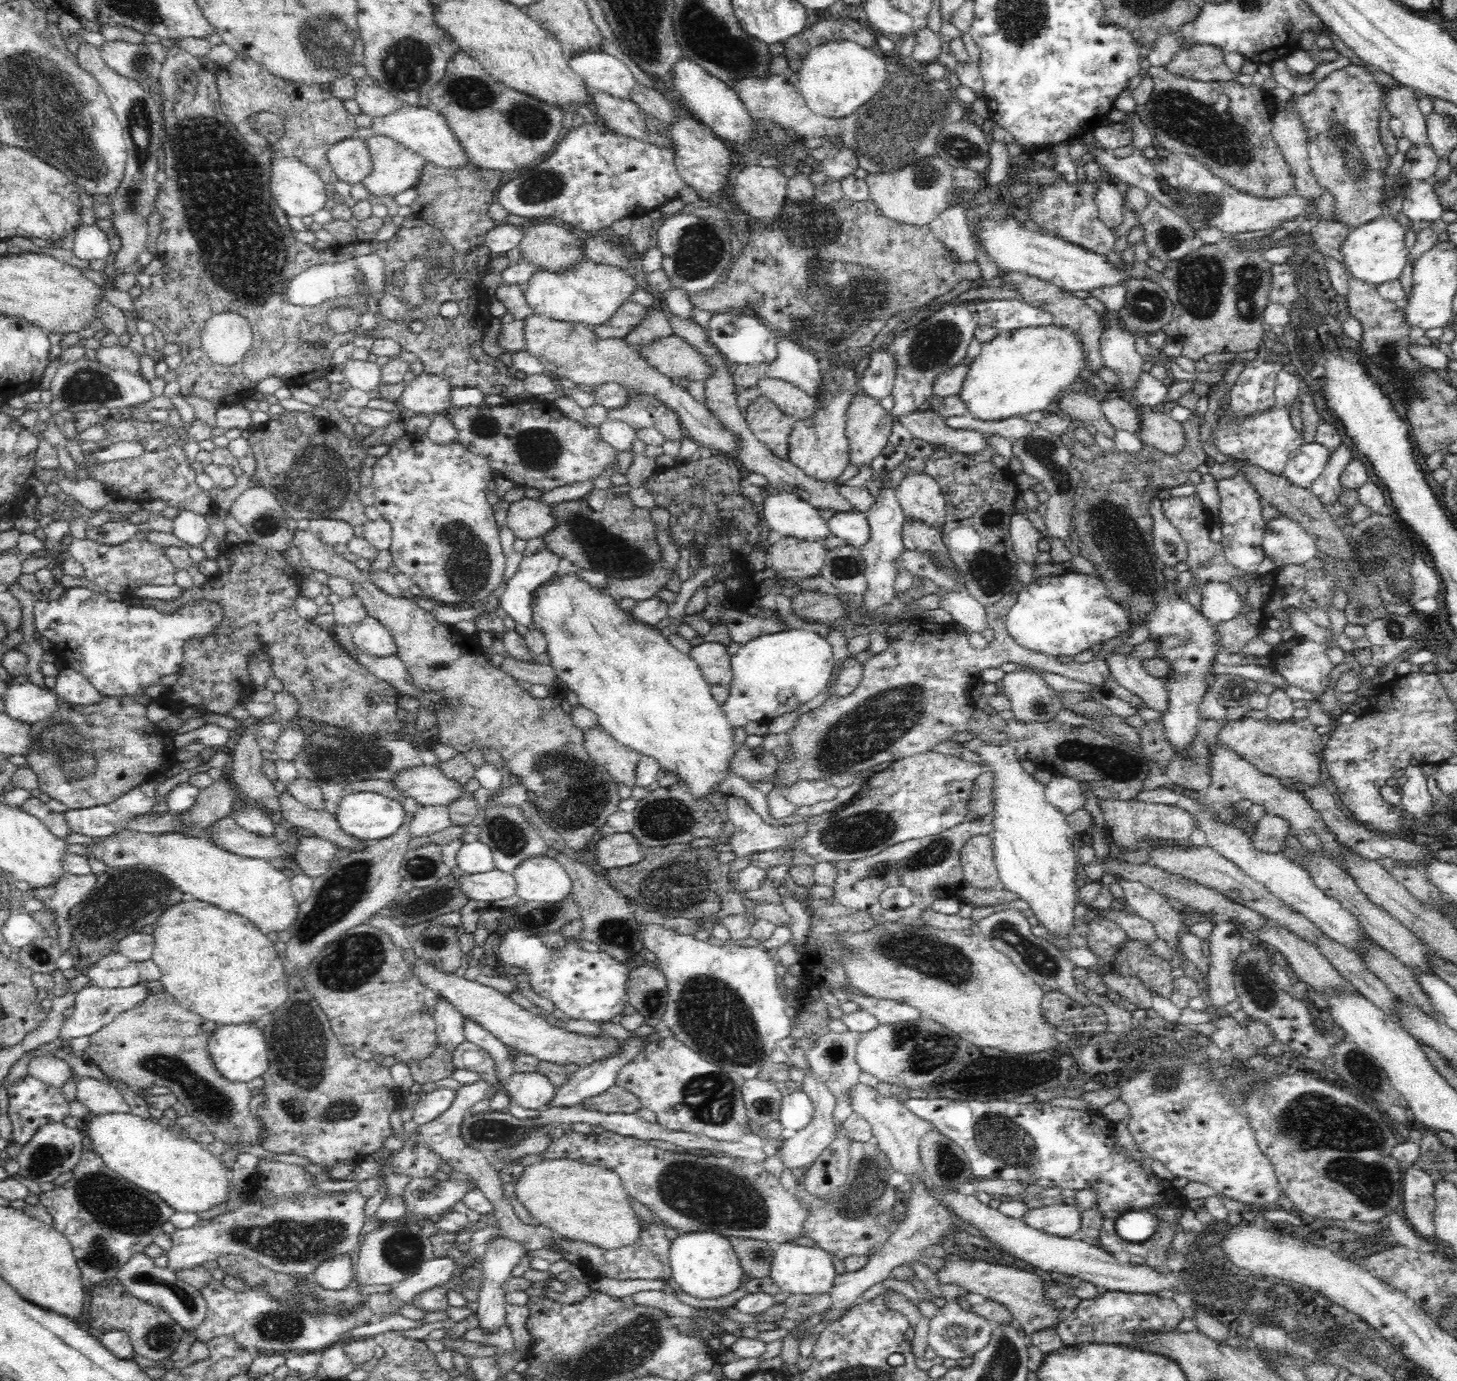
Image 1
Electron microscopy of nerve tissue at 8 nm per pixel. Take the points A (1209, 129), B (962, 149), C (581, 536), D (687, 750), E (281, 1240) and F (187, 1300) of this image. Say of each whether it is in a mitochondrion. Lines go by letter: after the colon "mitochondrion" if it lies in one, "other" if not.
A: mitochondrion
B: mitochondrion
C: mitochondrion
D: other
E: mitochondrion
F: mitochondrion

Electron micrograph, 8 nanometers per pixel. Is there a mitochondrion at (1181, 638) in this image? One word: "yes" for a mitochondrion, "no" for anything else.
yes

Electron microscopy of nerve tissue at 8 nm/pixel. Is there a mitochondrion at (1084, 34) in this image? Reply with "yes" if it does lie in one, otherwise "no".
no

